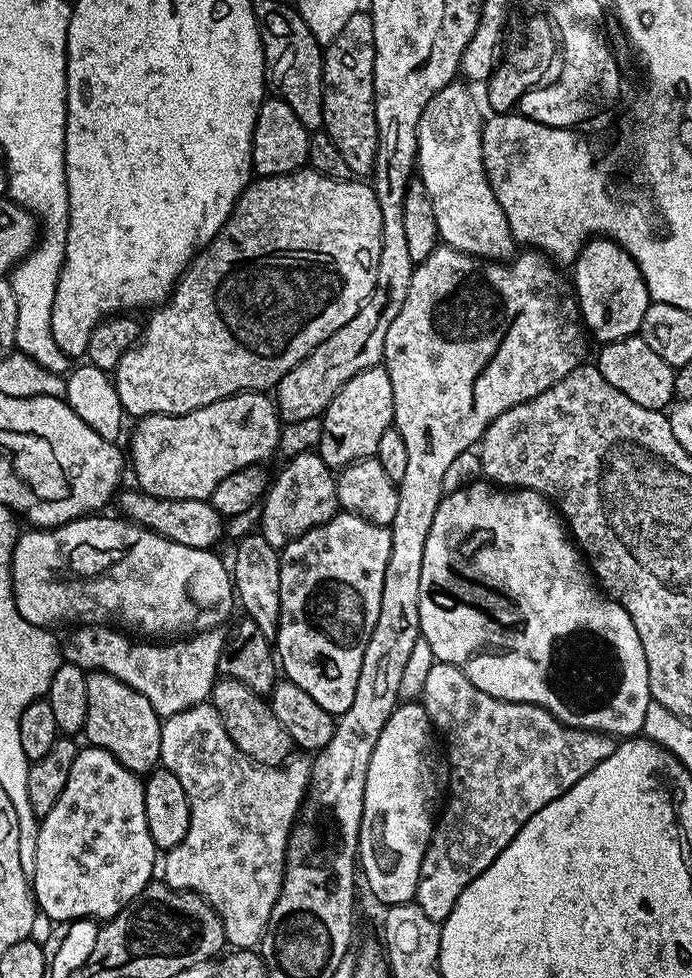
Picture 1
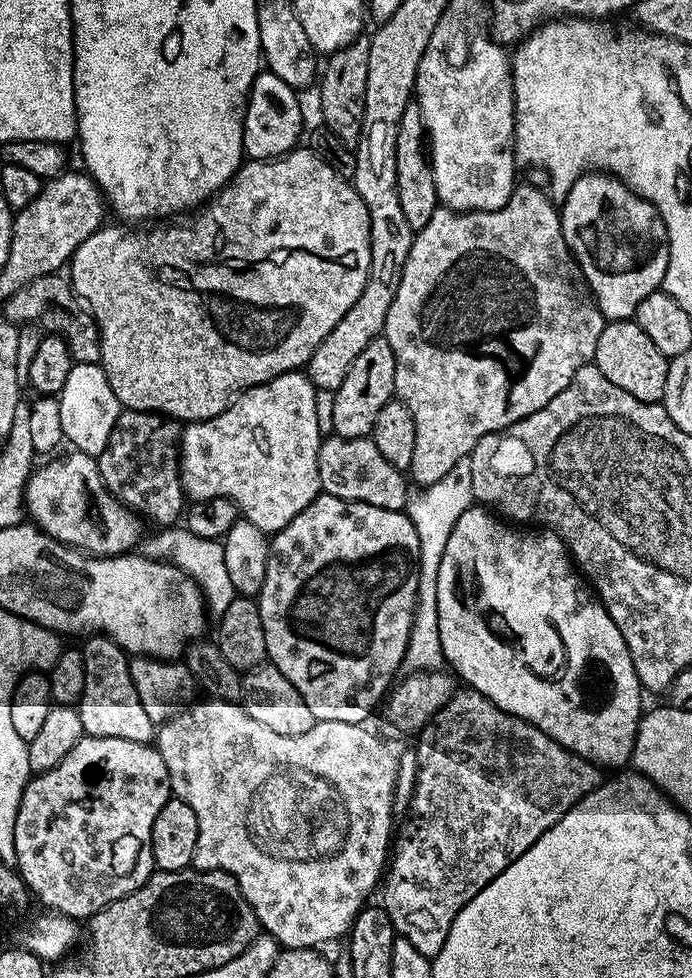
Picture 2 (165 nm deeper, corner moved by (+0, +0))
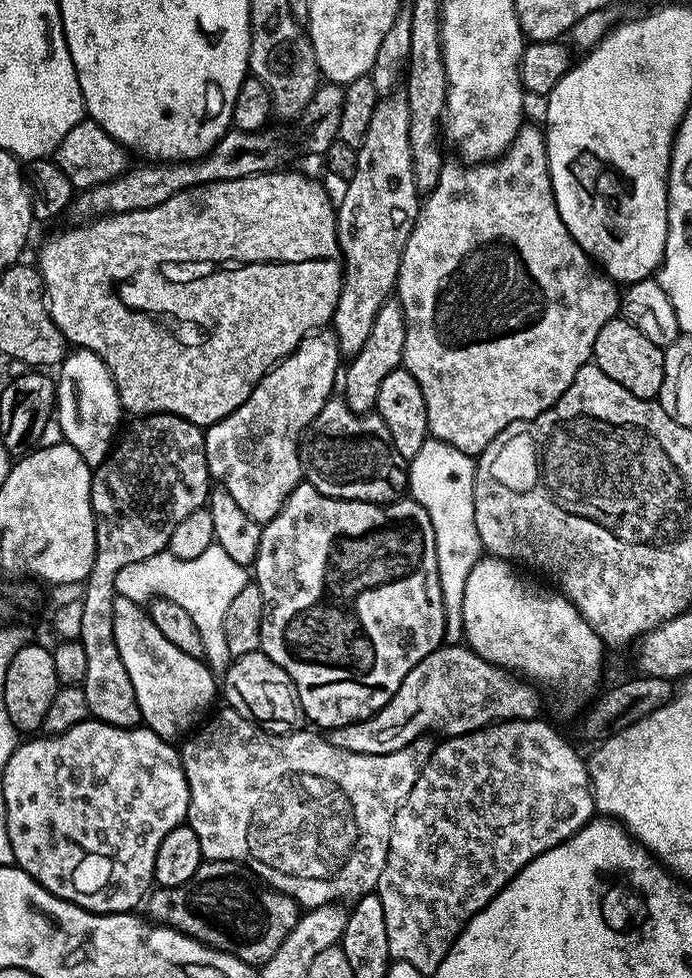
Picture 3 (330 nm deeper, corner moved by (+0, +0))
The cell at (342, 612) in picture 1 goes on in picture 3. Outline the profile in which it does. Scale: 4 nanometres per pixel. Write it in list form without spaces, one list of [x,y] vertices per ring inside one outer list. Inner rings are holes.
[[[301,482],[286,498],[282,510],[260,530],[258,554],[254,565],[254,582],[258,590],[262,590],[264,613],[262,614],[262,634],[260,635],[260,651],[265,652],[294,682],[298,690],[300,705],[305,717],[313,720],[320,730],[341,728],[374,715],[402,686],[402,678],[426,658],[435,648],[445,643],[444,627],[446,626],[446,610],[442,582],[438,582],[438,554],[434,550],[434,526],[430,526],[430,514],[414,499],[401,498],[392,504],[371,504],[365,500],[339,500],[333,496],[322,494],[313,484]]]

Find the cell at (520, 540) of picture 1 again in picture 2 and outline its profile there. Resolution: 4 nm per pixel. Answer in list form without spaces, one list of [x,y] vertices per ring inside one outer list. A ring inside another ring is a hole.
[[[470,507],[462,514],[462,518],[458,518],[458,522],[454,522],[454,530],[450,530],[446,550],[442,553],[442,563],[438,566],[438,635],[442,637],[442,650],[447,667],[457,677],[460,675],[468,683],[465,685],[471,691],[481,692],[486,699],[494,702],[502,710],[530,722],[535,728],[542,730],[550,738],[554,738],[554,742],[568,748],[575,756],[581,756],[584,760],[589,760],[591,764],[604,770],[607,768],[620,770],[631,761],[632,751],[636,745],[636,734],[640,730],[642,719],[640,679],[634,670],[634,662],[630,658],[626,638],[622,638],[622,630],[614,626],[614,618],[610,618],[610,614],[604,609],[599,599],[587,587],[586,589],[580,588],[580,580],[582,581],[581,573],[568,547],[564,544],[564,539],[557,532],[525,530],[523,527],[505,522],[487,507]]]

